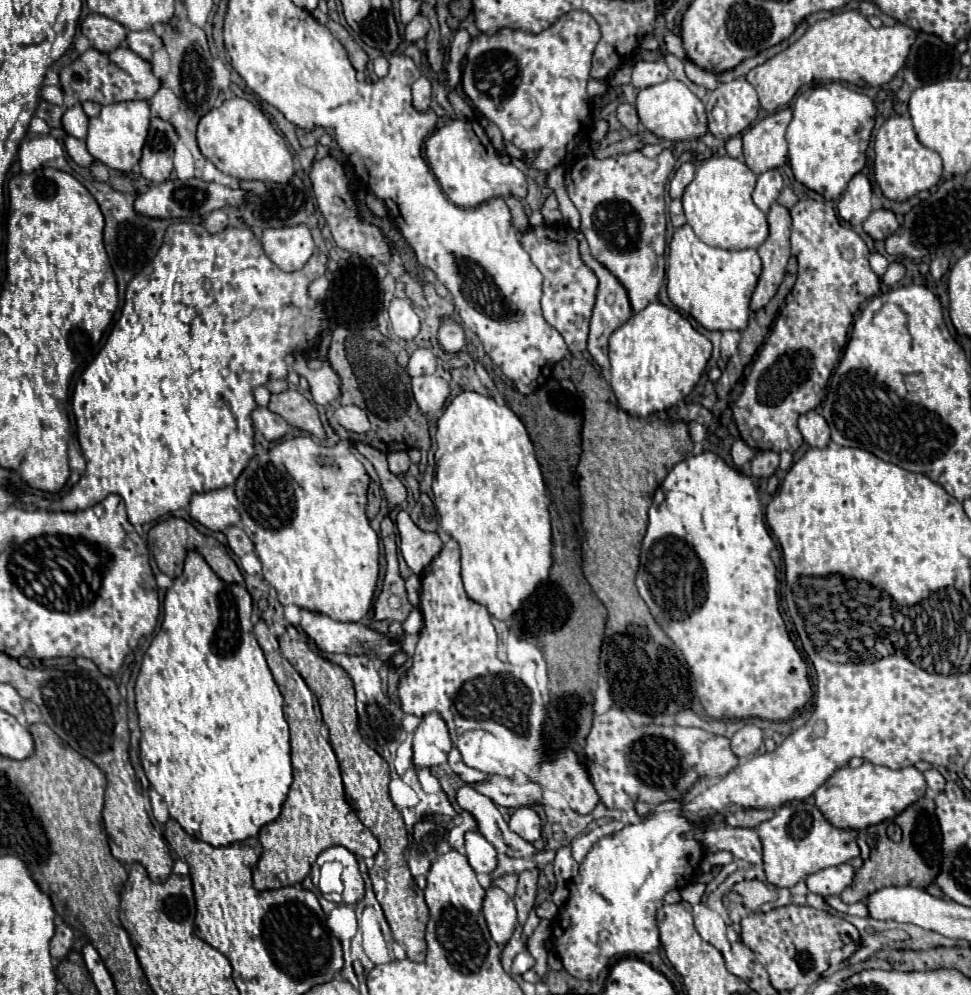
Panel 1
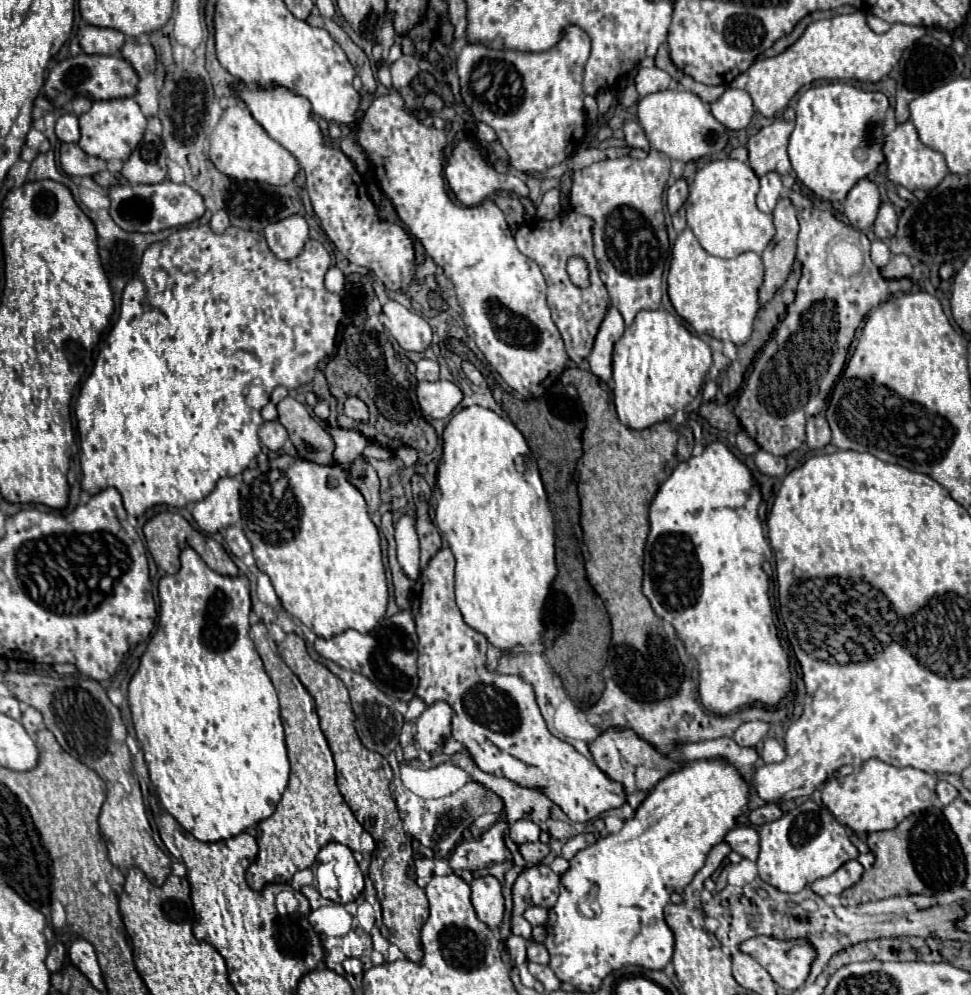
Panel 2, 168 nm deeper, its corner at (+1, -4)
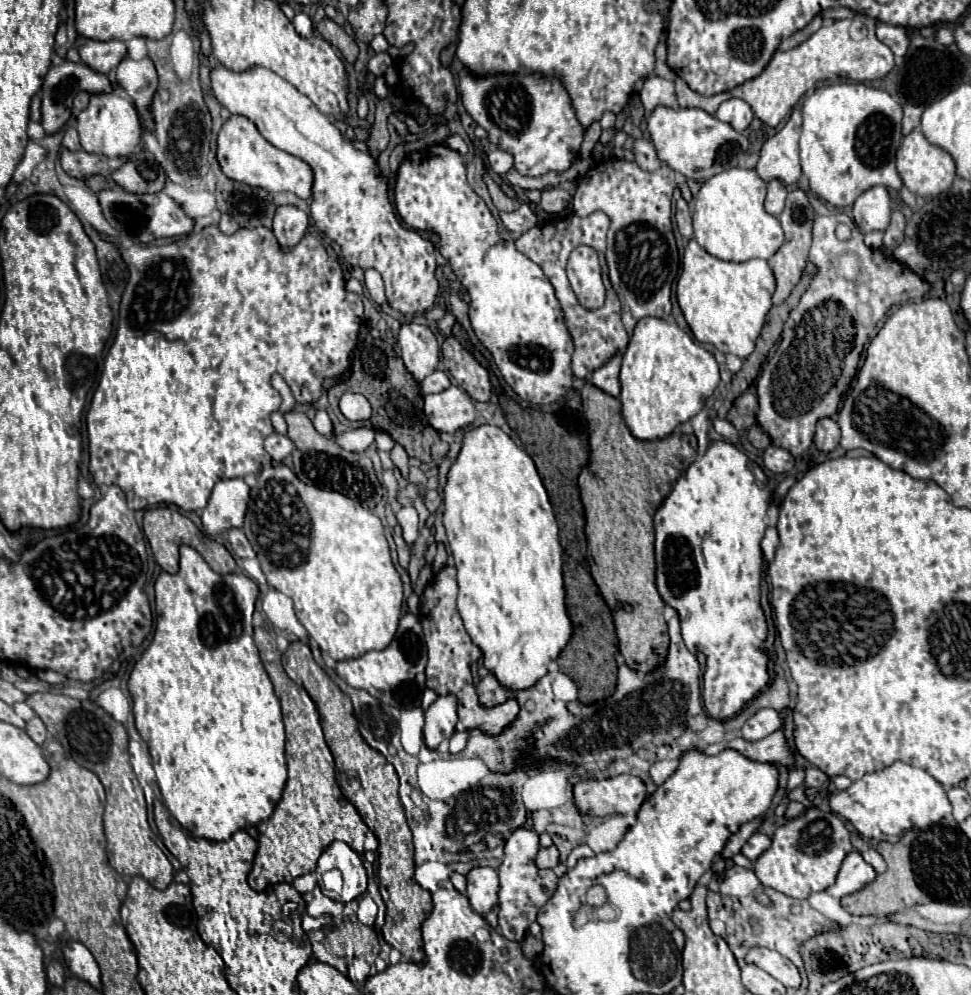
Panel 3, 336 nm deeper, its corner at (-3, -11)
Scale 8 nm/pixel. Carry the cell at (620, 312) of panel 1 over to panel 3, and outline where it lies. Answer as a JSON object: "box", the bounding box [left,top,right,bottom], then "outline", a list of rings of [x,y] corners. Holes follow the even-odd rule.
{"box":[591,354,621,398],"outline":[[[621,354],[613,356],[605,366],[597,368],[591,374],[591,382],[599,390],[603,390],[603,392],[607,392],[607,394],[611,394],[615,398],[619,398],[619,370],[621,370]]]}

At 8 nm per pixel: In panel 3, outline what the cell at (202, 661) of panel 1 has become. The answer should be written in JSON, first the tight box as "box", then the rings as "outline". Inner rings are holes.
{"box":[127,544,287,840],"outline":[[[181,544],[179,548],[181,554],[181,564],[177,574],[159,574],[159,578],[155,580],[155,634],[151,644],[147,646],[147,650],[141,654],[141,658],[135,662],[129,682],[127,682],[127,690],[133,698],[133,714],[135,714],[135,726],[137,732],[141,734],[141,738],[147,742],[151,758],[153,758],[153,768],[157,774],[157,784],[161,788],[163,794],[163,802],[169,808],[169,812],[177,818],[177,822],[189,830],[193,836],[199,838],[207,838],[207,840],[227,840],[231,838],[231,834],[235,834],[237,830],[243,830],[247,826],[257,826],[261,820],[269,818],[273,814],[275,804],[281,798],[283,786],[287,782],[287,764],[285,764],[285,730],[283,730],[283,718],[281,718],[281,706],[279,706],[279,698],[273,692],[273,684],[261,664],[257,646],[253,642],[253,624],[251,624],[251,616],[253,616],[253,606],[255,600],[259,596],[259,588],[257,584],[247,578],[241,572],[231,572],[231,574],[217,574],[213,572],[207,562],[201,558],[201,554],[187,546]]]}

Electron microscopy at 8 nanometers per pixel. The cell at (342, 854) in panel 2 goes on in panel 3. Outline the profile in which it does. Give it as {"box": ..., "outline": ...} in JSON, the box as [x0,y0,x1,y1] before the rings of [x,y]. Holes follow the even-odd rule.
{"box":[317,840,367,902],"outline":[[[341,840],[333,842],[329,848],[323,850],[317,862],[317,874],[323,874],[333,868],[337,868],[343,876],[341,902],[351,902],[367,890],[367,874],[359,854]]]}

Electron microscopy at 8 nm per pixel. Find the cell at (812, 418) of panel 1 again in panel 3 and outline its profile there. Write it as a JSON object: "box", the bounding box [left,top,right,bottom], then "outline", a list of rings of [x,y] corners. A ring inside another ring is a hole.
{"box":[815,418,839,452],"outline":[[[821,418],[817,422],[817,432],[815,432],[815,446],[817,450],[831,452],[839,444],[839,424],[833,418]]]}

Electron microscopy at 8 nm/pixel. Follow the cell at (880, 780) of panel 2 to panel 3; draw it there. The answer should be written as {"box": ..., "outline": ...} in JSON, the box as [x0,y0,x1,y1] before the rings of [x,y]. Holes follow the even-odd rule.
{"box":[829,762,951,842],"outline":[[[895,762],[889,768],[865,774],[861,780],[853,782],[851,788],[831,794],[829,804],[831,810],[847,818],[863,838],[887,842],[899,842],[907,830],[923,830],[951,814],[951,802],[943,786],[925,770],[905,762]]]}

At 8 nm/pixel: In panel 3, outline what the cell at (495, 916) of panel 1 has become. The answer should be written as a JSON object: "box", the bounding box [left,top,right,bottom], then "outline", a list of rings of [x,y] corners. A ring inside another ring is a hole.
{"box":[467,866,499,914],"outline":[[[489,866],[471,868],[467,874],[467,898],[475,912],[487,914],[497,904],[499,878],[497,870]]]}

